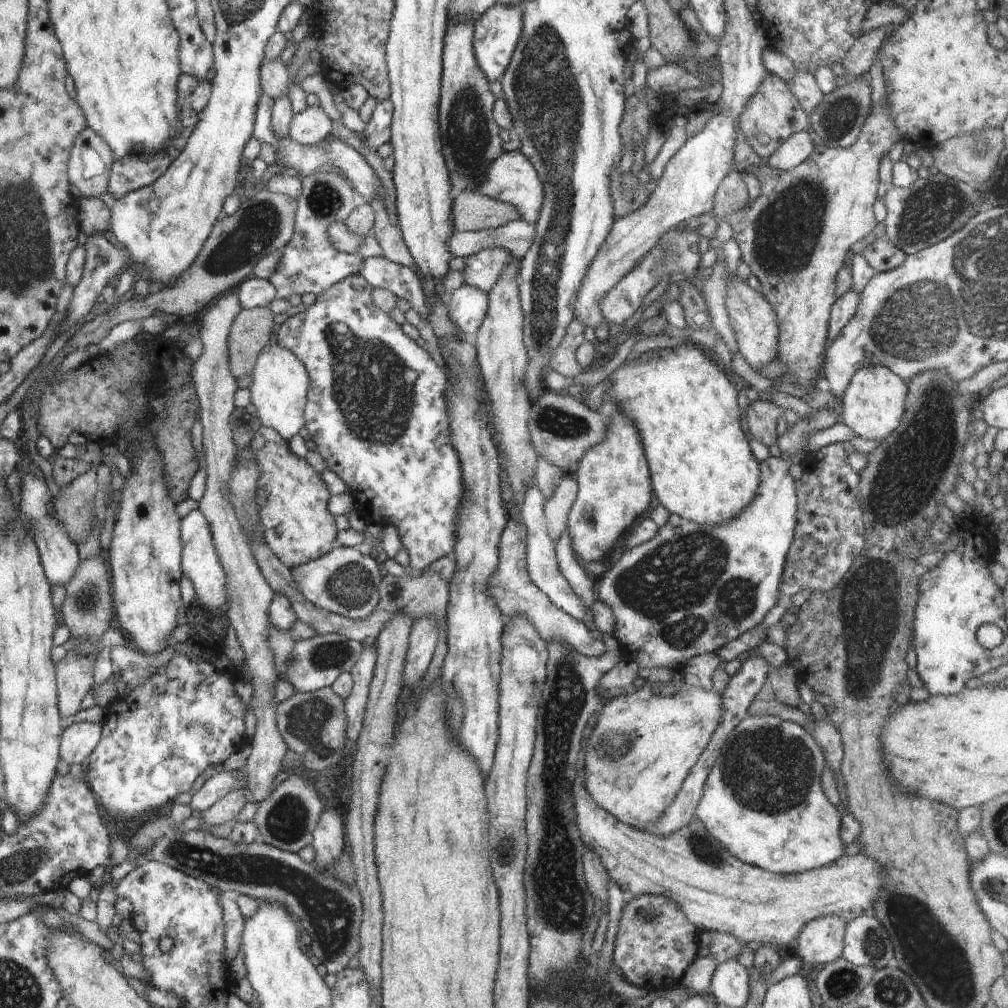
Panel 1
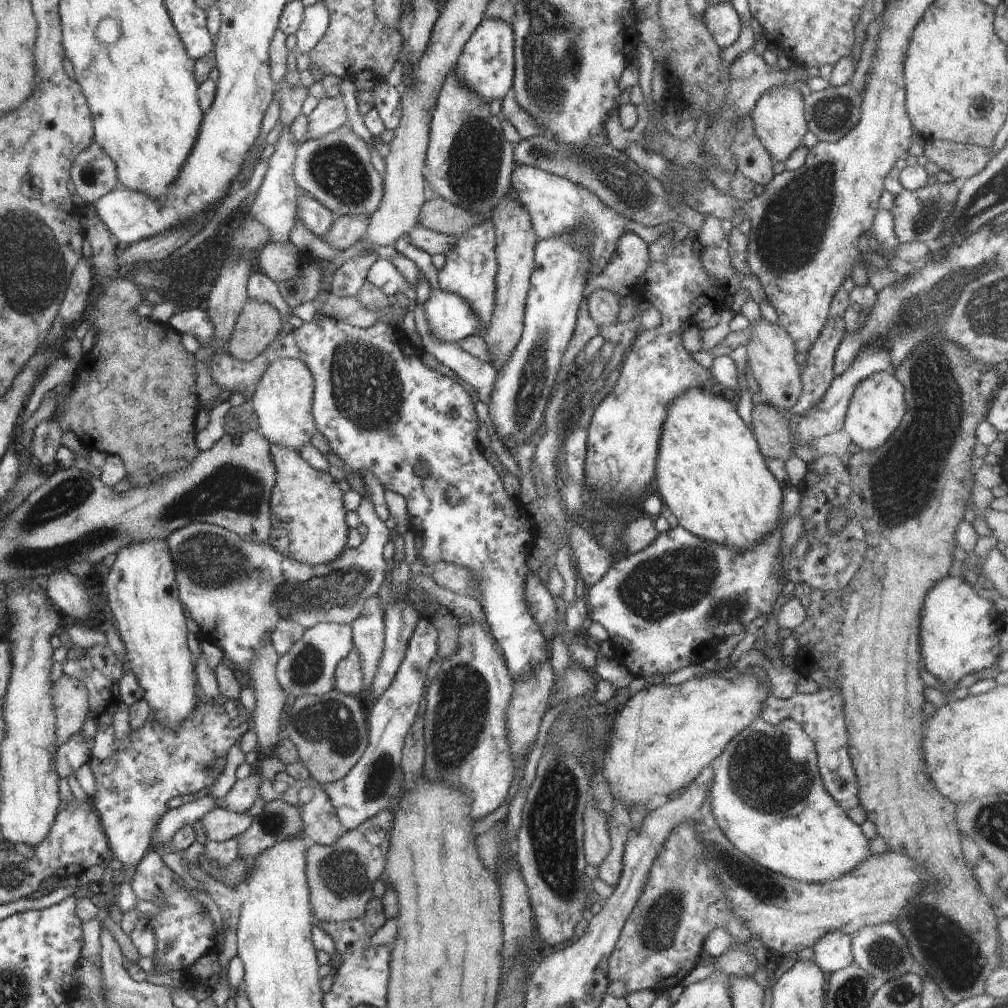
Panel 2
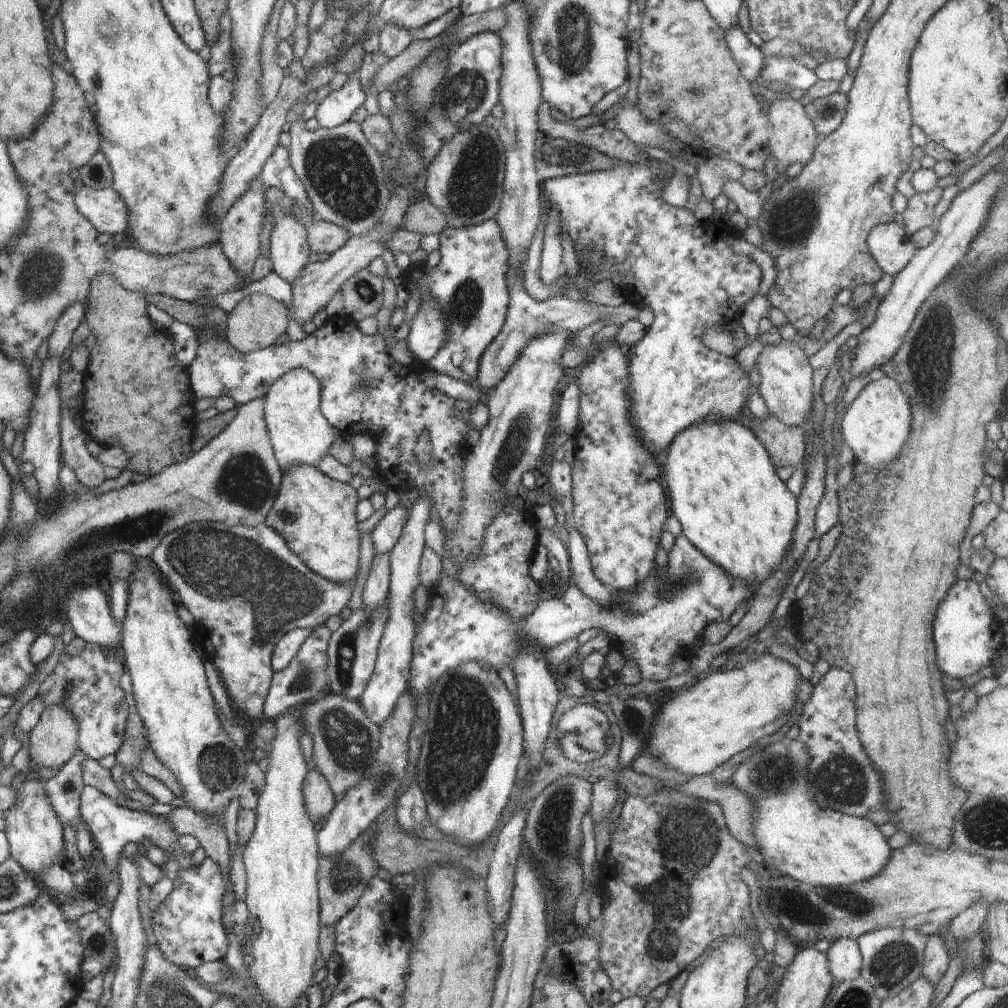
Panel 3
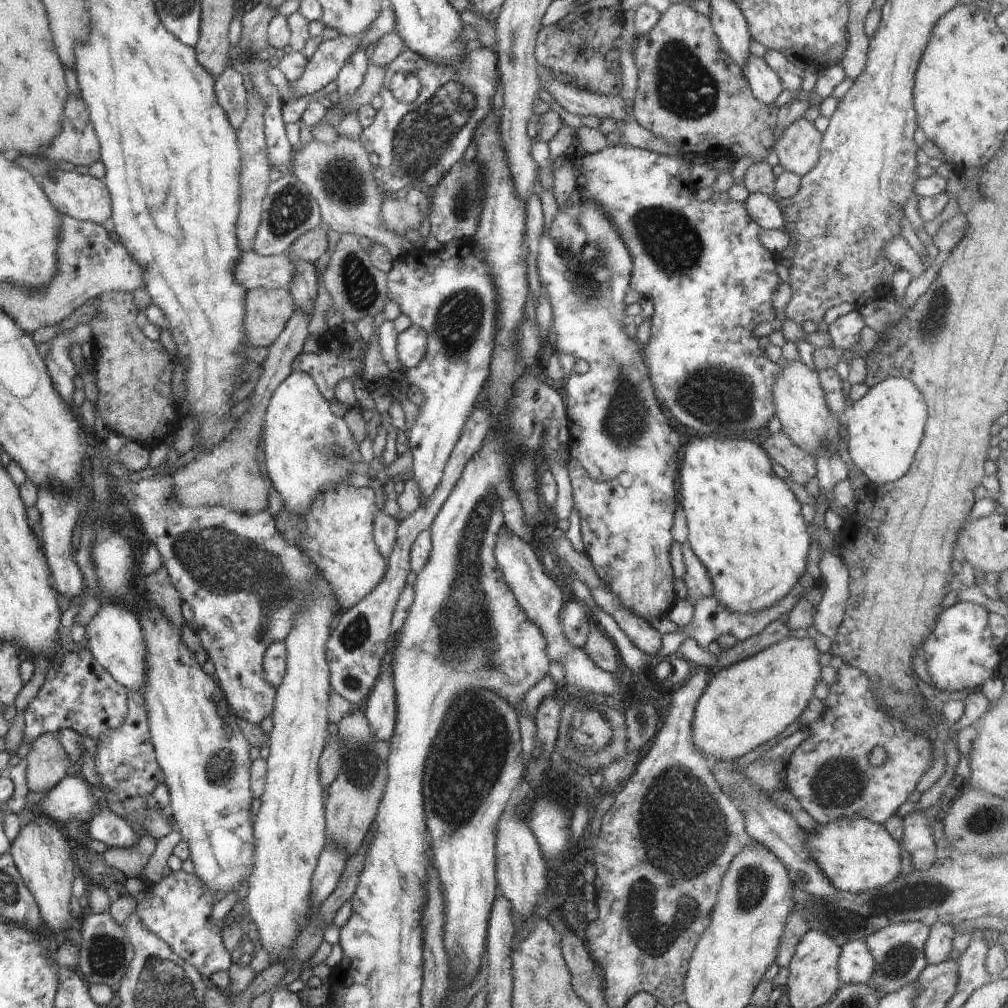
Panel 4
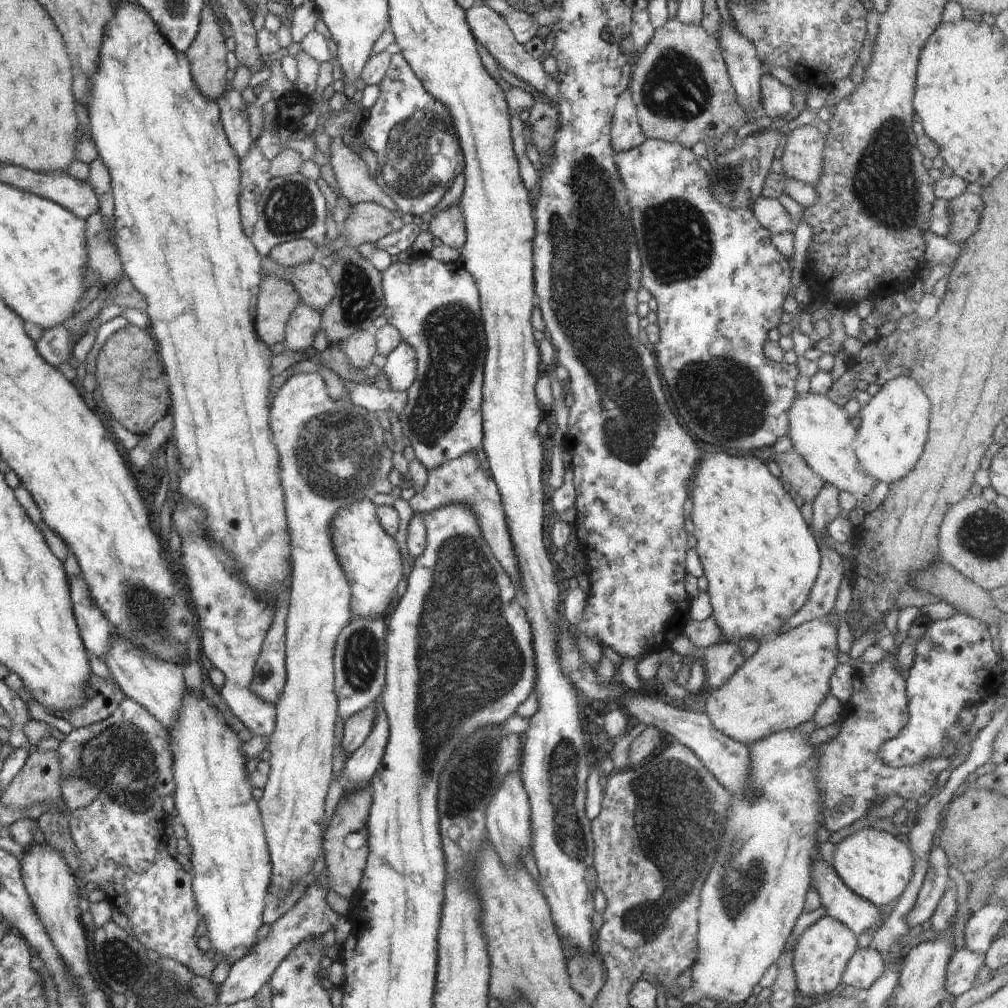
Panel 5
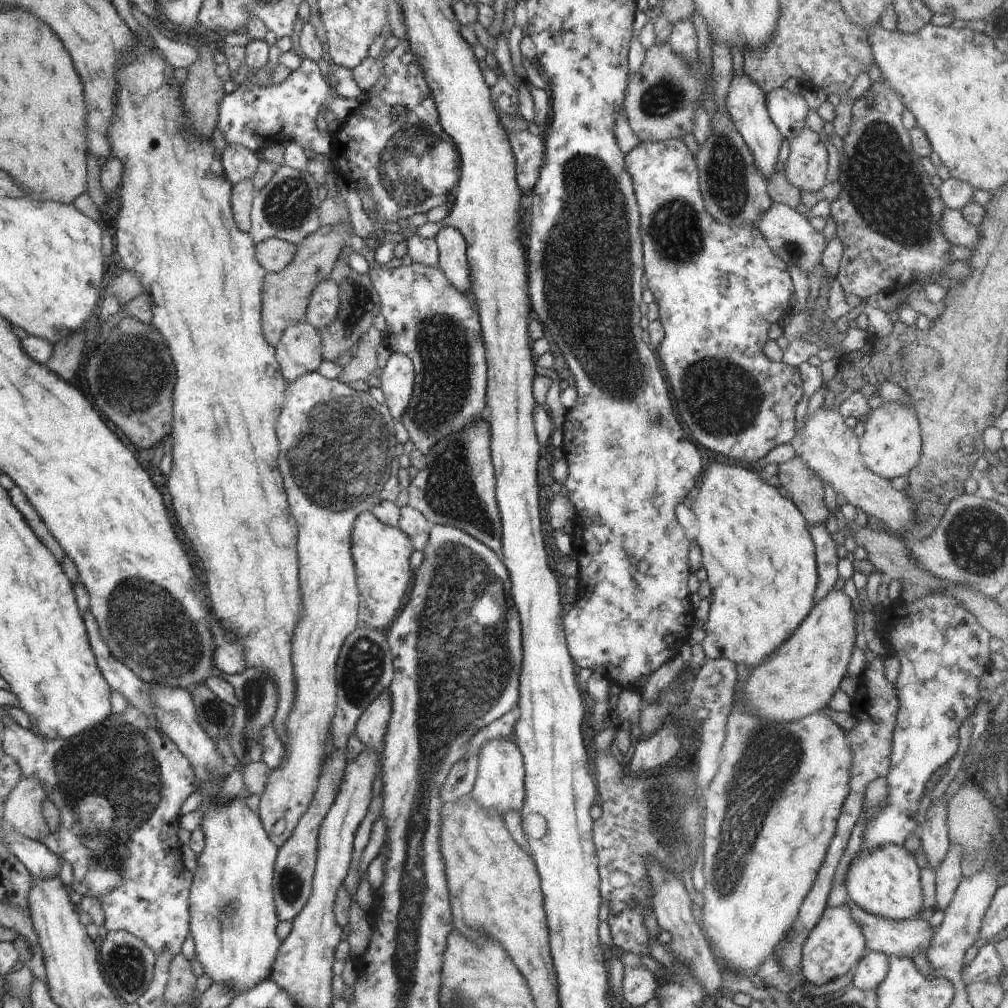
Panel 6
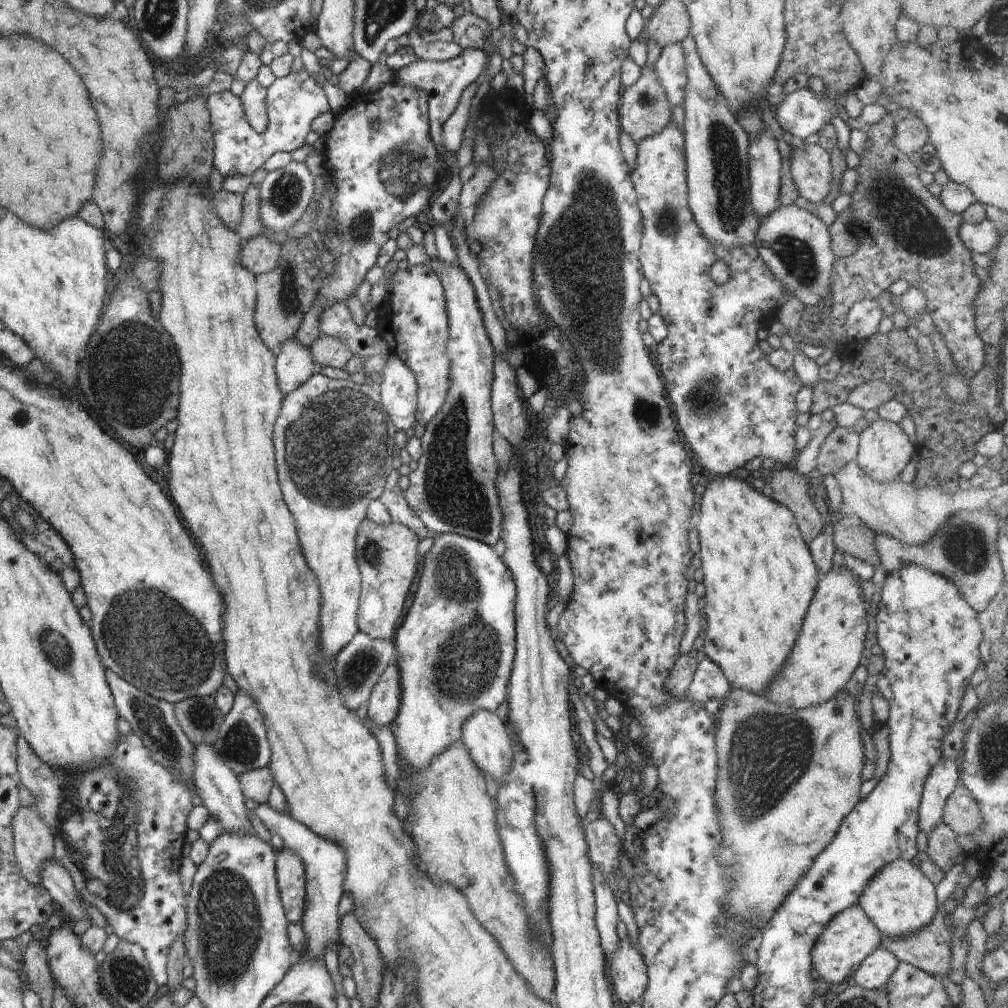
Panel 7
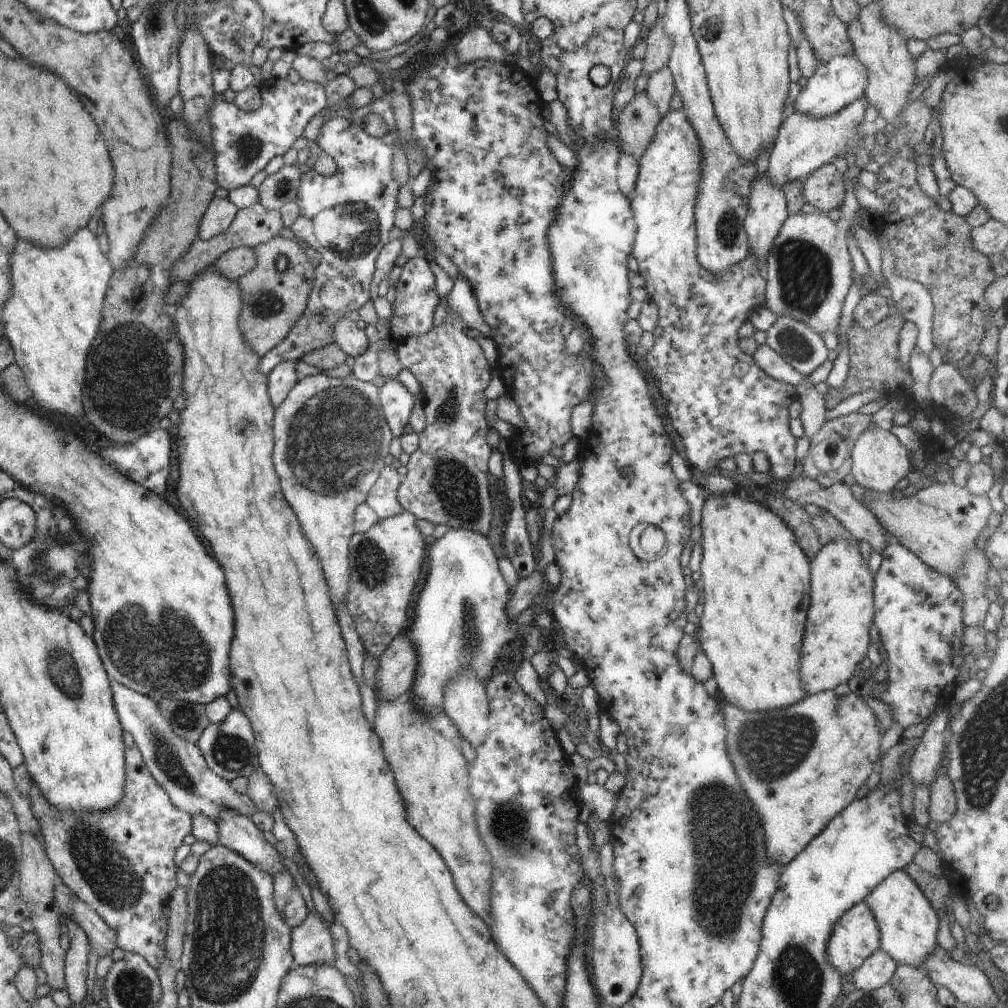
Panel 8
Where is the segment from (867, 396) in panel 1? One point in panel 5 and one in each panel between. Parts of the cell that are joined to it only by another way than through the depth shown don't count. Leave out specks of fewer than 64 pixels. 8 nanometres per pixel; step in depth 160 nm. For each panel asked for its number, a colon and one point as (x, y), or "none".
2: (877, 407)
3: (875, 426)
4: (886, 424)
5: (893, 428)

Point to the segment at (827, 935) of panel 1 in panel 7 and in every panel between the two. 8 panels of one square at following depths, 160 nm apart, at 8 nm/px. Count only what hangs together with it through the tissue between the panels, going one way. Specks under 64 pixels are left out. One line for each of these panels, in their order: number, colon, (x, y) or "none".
2: (833, 952)
3: (845, 961)
4: (856, 965)
5: (866, 966)
6: (871, 970)
7: (875, 970)

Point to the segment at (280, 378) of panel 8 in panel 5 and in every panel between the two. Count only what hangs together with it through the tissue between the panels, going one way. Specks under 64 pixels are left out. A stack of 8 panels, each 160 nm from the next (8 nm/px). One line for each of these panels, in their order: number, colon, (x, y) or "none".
5: (304, 323)
6: (299, 351)
7: (294, 363)

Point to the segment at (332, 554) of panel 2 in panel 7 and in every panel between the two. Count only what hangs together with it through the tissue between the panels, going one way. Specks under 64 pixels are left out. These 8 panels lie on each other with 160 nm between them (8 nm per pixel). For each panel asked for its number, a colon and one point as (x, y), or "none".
3: (316, 516)
4: (336, 536)
5: (370, 559)
6: (381, 553)
7: (387, 554)

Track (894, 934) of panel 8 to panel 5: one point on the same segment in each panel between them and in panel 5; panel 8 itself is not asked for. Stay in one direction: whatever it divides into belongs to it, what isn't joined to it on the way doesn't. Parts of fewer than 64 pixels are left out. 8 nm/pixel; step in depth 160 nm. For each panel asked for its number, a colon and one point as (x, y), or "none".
5: (875, 865)
6: (885, 881)
7: (899, 899)

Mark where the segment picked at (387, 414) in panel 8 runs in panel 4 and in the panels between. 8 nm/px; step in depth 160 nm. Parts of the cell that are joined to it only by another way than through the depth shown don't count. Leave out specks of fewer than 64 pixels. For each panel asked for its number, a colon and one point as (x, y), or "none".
4: (411, 347)
5: (401, 369)
6: (397, 379)
7: (398, 388)

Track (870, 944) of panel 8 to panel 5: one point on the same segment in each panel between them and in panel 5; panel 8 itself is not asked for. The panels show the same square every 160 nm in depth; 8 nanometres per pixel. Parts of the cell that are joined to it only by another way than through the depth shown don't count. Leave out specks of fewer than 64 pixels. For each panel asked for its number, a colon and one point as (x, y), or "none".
5: (823, 952)
6: (836, 944)
7: (850, 936)

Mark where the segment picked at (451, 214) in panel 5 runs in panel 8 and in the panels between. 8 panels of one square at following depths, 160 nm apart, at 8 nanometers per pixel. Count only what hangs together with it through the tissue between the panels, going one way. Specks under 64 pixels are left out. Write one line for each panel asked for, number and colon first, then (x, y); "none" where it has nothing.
6: (453, 262)
7: (452, 490)
8: (446, 483)

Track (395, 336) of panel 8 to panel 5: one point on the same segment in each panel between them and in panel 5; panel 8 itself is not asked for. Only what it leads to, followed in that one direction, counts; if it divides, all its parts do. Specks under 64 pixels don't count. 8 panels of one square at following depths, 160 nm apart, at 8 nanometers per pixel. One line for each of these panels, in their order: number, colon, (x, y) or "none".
5: (435, 307)
6: (428, 319)
7: (414, 321)

